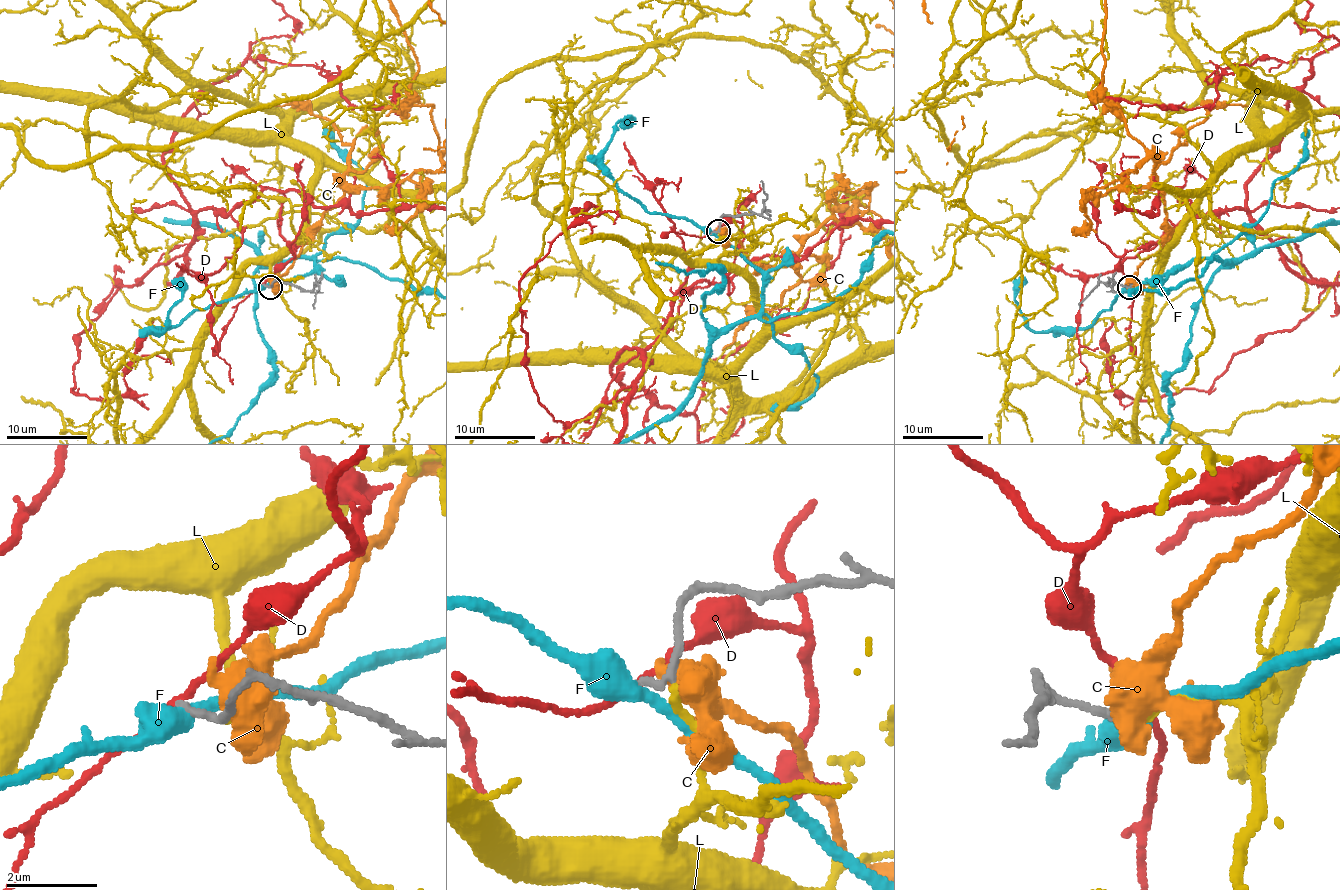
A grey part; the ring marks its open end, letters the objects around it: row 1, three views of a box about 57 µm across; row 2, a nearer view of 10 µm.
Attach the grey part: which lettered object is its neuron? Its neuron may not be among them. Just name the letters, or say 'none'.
L

